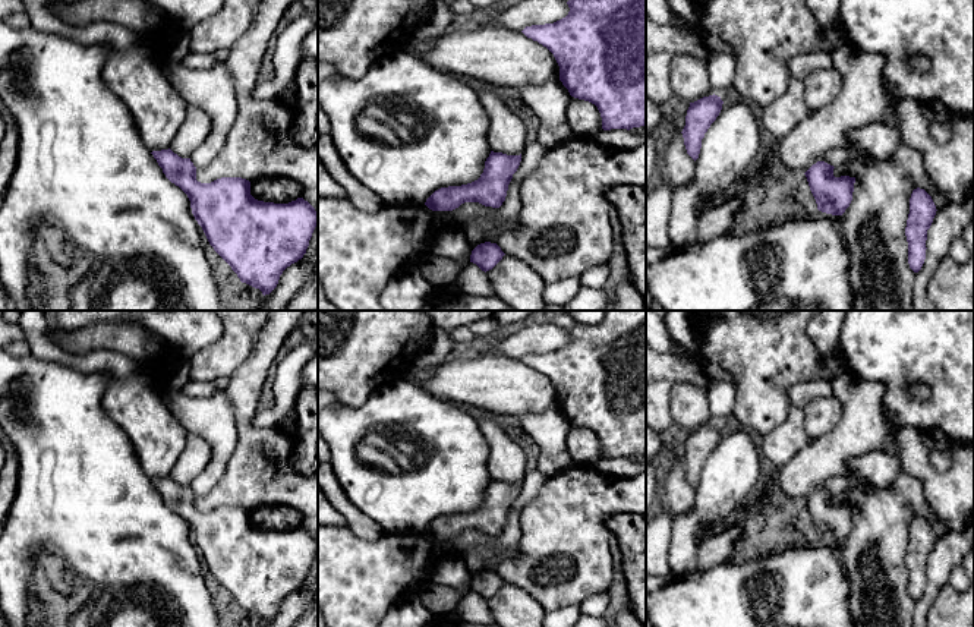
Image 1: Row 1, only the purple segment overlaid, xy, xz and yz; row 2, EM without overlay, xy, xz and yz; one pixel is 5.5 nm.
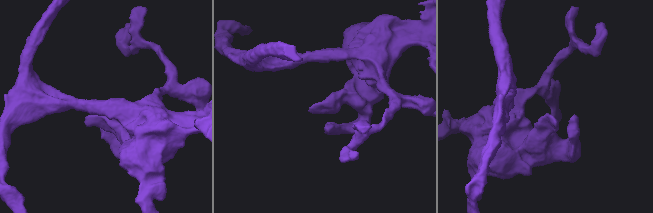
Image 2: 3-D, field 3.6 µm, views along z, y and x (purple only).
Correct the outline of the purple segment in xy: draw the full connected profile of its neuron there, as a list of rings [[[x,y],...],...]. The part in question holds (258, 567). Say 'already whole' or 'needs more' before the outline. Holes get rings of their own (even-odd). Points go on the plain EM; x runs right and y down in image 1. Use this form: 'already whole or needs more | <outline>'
already whole | [[[170,476],[151,481],[166,505],[189,526],[195,548],[202,555],[209,573],[231,595],[242,611],[269,623],[280,604],[306,582],[318,554],[318,541],[297,526],[289,532],[258,529],[250,523],[250,510],[242,505],[221,505],[211,511],[196,508],[196,495],[190,486],[182,486]]]

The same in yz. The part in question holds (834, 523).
already whole | [[[817,489],[804,502],[817,538],[832,543],[842,543],[852,529],[855,505],[835,505],[833,497],[825,489]]]

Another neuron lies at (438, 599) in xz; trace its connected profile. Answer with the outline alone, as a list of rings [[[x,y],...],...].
[[[429,585],[417,598],[432,614],[444,617],[457,611],[461,598],[470,590],[470,585],[464,590],[445,587],[441,585]]]

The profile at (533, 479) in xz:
[[[536,467],[526,472],[521,482],[521,489],[517,500],[513,502],[513,507],[508,513],[507,524],[502,533],[499,535],[499,542],[492,546],[473,546],[466,555],[466,568],[472,579],[488,568],[488,564],[494,557],[505,549],[517,545],[521,538],[520,527],[520,510],[536,498],[542,485],[548,478],[539,472]]]

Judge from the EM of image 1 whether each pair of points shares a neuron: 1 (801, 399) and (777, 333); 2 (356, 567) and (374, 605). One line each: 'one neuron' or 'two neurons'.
1: two neurons
2: one neuron

